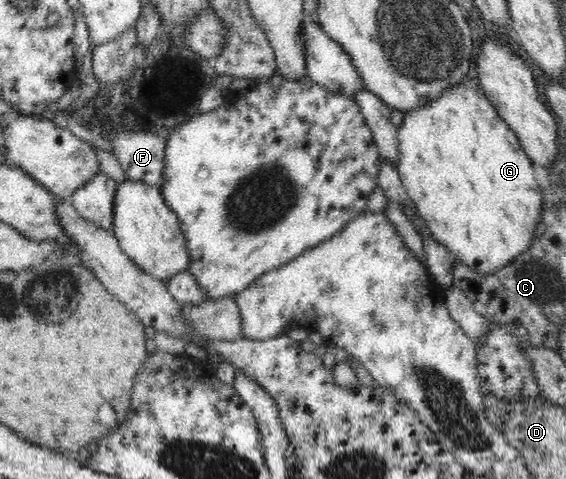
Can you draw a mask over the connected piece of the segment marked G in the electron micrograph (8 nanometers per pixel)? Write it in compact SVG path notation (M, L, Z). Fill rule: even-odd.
M462 83L458 86L451 86L450 90L444 91L434 100L425 102L422 106L414 107L410 112L405 112L403 124L398 127L398 162L396 163L399 177L401 178L403 188L407 190L407 194L411 196L411 200L415 202L415 207L419 216L427 222L429 230L433 232L432 236L444 247L450 251L451 256L465 267L481 272L481 274L491 275L499 268L511 265L515 259L519 259L527 249L534 238L537 223L543 215L543 199L541 187L538 187L537 179L531 169L531 159L525 153L524 147L520 144L517 134L505 123L500 117L495 106L489 103L489 98L483 94L481 90L475 91L475 87Z

